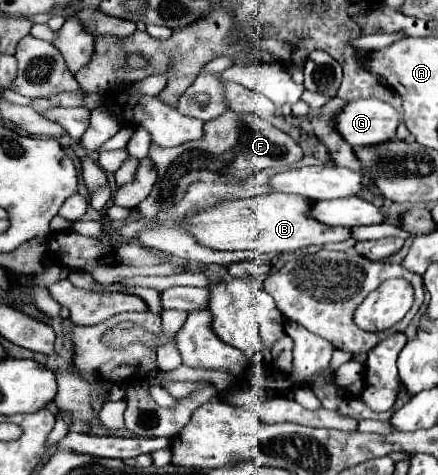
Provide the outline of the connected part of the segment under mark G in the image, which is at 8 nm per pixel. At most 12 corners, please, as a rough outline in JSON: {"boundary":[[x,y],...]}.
{"boundary":[[377,99],[343,105],[333,127],[349,145],[395,137],[401,115]]}

